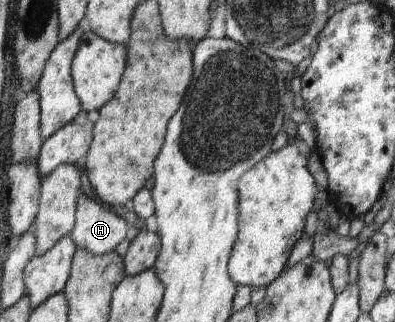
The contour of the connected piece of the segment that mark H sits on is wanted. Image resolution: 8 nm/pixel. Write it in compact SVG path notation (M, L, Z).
M83 193L78 195L76 204L76 222L72 233L77 246L100 256L114 251L126 238L130 224L124 218Z

